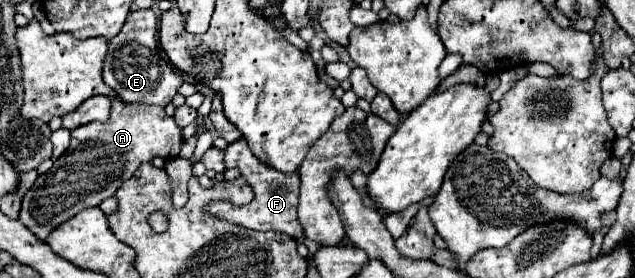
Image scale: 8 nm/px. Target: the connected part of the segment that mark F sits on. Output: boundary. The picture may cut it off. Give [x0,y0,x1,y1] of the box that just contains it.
[206,137,301,237]

